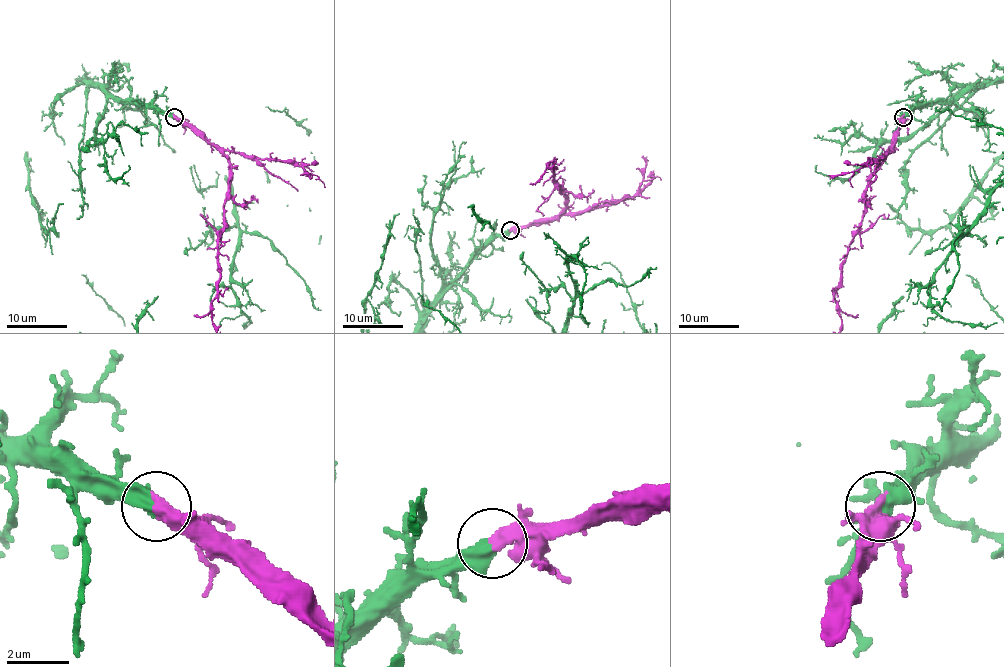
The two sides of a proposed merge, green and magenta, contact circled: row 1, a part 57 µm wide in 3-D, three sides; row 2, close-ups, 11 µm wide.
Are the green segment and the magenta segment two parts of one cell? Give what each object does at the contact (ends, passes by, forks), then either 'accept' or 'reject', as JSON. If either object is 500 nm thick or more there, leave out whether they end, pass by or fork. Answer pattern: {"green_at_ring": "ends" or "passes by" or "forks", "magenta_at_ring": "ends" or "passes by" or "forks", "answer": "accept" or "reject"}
{"answer": "accept"}

